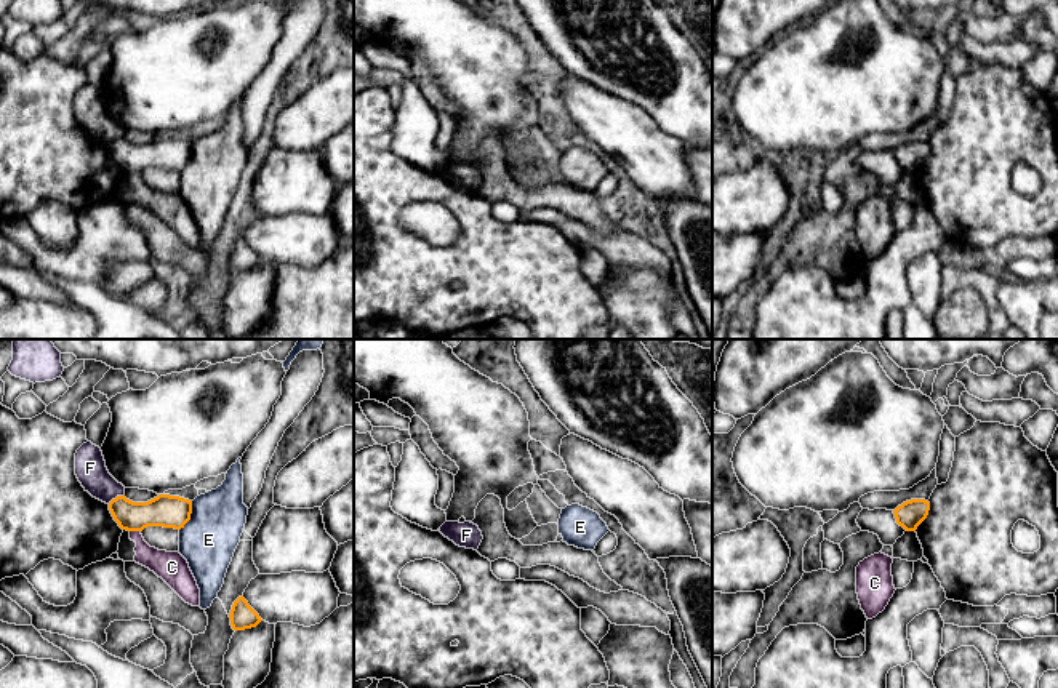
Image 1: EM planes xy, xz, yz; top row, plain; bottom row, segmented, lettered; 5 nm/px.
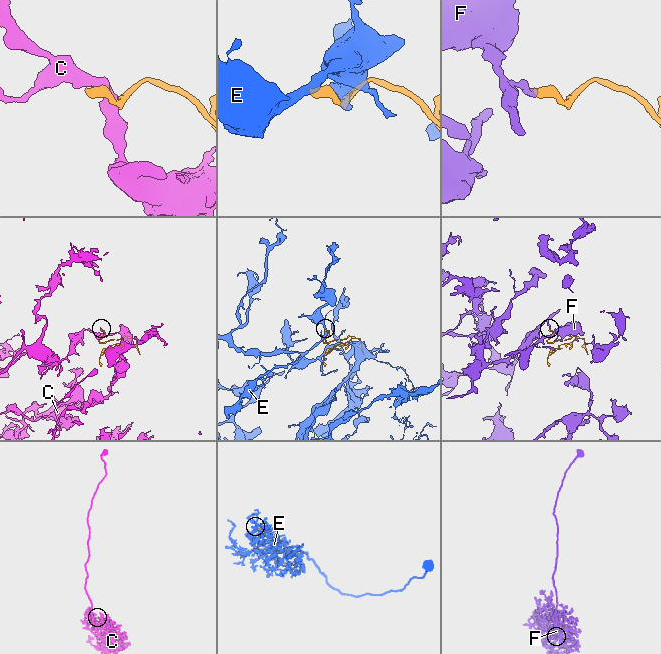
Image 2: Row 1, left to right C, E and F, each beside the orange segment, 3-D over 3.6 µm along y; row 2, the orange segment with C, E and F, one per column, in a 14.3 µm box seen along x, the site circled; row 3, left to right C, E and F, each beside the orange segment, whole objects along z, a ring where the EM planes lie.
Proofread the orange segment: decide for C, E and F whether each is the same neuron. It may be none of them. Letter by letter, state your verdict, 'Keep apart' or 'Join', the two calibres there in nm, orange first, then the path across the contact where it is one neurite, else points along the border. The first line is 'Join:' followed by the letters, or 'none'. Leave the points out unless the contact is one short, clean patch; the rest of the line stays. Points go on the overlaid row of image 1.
Join: none
C: Keep apart. Thickness 160 nm (orange) against 140 nm
E: Keep apart. Thickness 160 nm (orange) against 280 nm
F: Keep apart. Thickness 160 nm (orange) against 160 nm. Boundary: xy (124, 493), (108, 503)

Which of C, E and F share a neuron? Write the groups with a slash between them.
C / E / F

